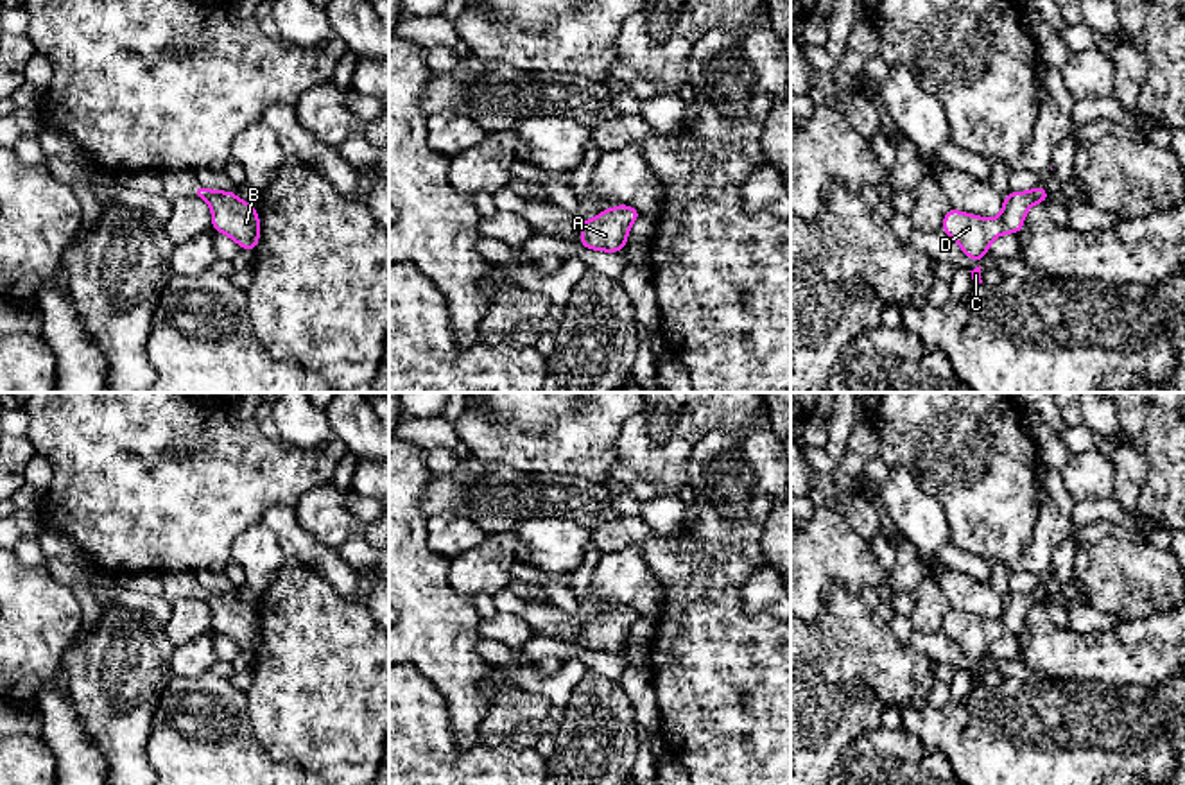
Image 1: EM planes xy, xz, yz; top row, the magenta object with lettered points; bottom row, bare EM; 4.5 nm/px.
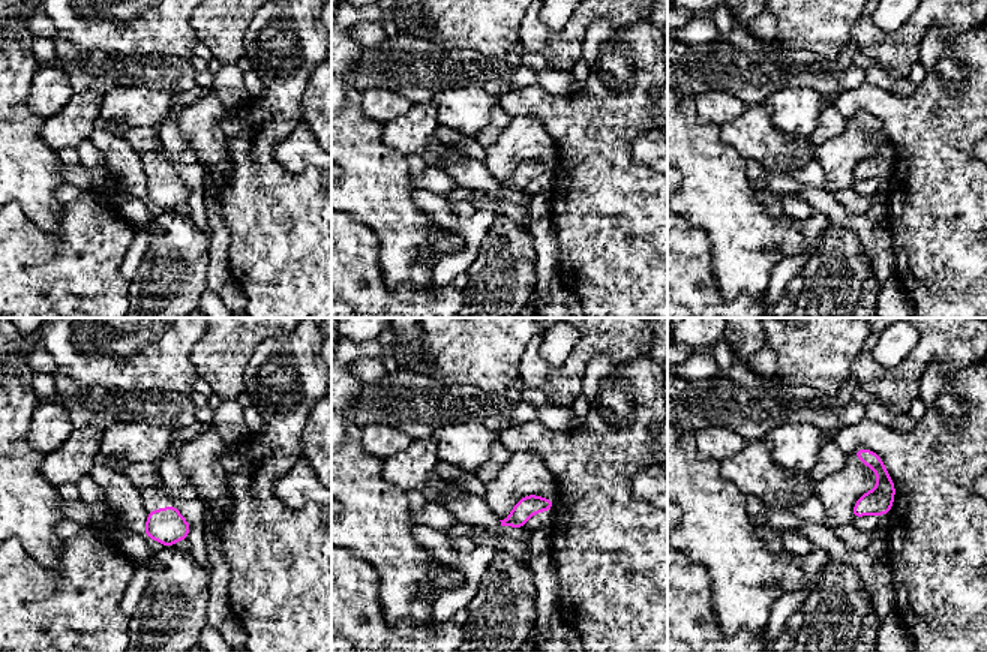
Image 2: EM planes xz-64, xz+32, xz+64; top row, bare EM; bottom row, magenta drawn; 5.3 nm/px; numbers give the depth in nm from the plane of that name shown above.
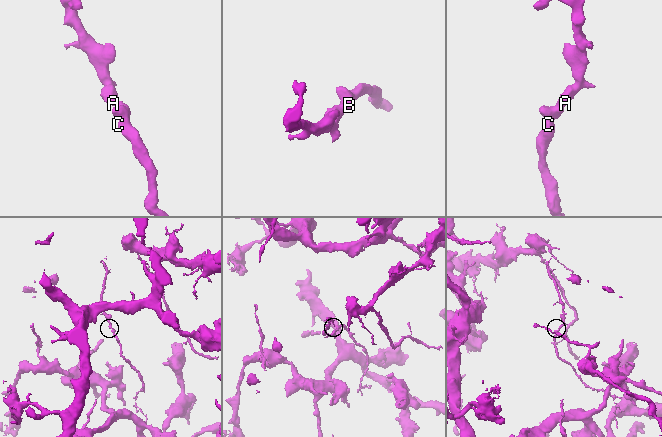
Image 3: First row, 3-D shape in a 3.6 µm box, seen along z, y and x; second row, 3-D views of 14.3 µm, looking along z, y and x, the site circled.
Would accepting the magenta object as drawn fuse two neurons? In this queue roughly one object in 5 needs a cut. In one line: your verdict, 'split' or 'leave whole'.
leave whole

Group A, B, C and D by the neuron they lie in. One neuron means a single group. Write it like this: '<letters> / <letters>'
A B C D

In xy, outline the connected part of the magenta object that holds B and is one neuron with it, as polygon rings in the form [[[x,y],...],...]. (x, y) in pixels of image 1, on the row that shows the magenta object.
[[[203,185],[194,195],[212,206],[212,229],[233,238],[244,251],[253,253],[260,240],[260,219],[255,204],[244,203],[233,190],[215,192]]]

